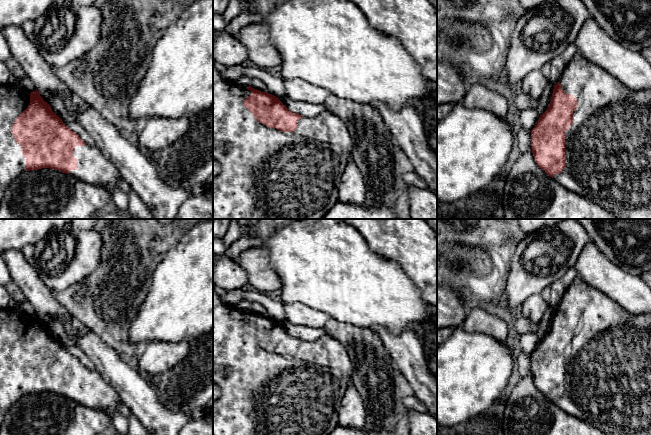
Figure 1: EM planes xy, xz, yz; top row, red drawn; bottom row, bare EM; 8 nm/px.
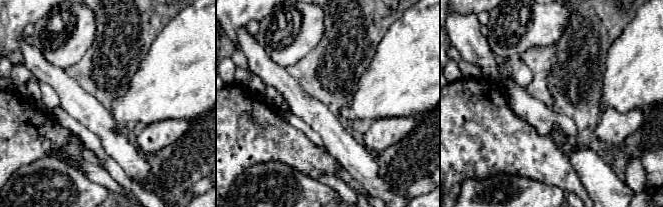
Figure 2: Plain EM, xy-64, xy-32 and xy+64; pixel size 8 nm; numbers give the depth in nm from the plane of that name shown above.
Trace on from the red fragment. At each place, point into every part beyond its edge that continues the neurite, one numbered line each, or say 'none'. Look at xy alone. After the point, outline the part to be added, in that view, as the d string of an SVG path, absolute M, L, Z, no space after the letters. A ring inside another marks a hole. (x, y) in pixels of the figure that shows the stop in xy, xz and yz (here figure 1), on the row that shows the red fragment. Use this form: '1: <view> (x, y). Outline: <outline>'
1: xy (14, 100). Outline: M19 85L0 86L0 203L9 184L26 171L22 146L14 139L11 127L30 105L30 92Z

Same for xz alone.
1: xz (265, 174). Outline: M213 61L213 159L221 166L220 173L213 177L213 219L322 219L338 202L338 186L346 166L351 161L353 140L345 122L330 111L324 110L313 118L303 116L297 120L295 131L282 132L259 123L243 105L243 101L250 94L251 91L247 87L240 86L234 81L224 80Z

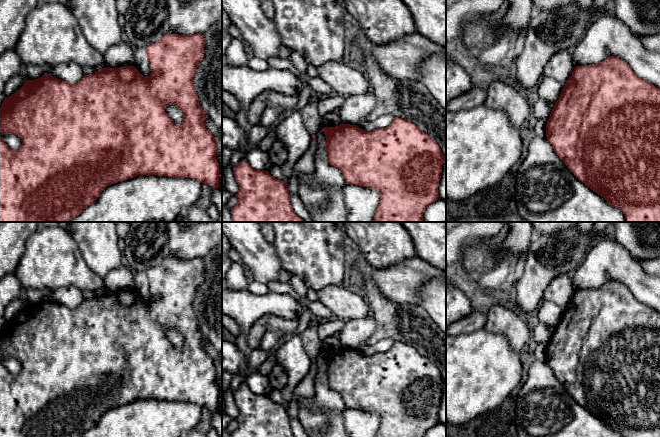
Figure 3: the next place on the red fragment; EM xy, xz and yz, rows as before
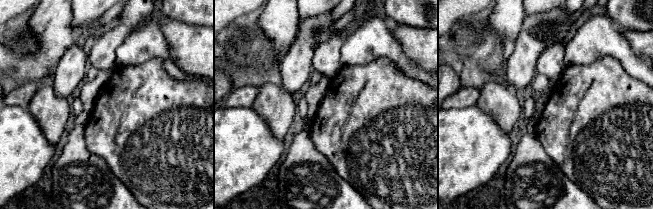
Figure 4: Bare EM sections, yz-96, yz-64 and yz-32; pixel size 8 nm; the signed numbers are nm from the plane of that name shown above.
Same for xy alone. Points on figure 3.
none

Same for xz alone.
none

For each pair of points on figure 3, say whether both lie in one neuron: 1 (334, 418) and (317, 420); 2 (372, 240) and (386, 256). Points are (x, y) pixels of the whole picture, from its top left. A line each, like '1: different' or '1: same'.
1: different
2: same

